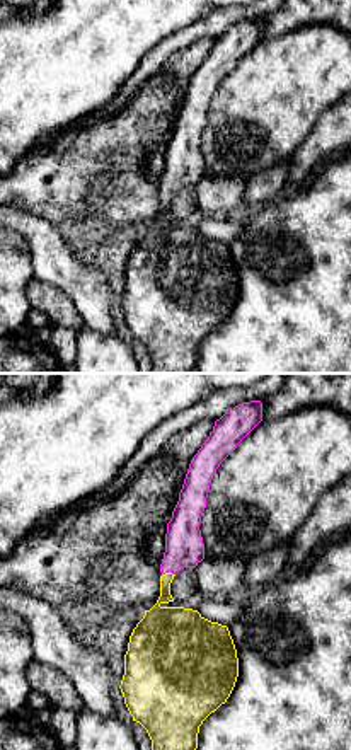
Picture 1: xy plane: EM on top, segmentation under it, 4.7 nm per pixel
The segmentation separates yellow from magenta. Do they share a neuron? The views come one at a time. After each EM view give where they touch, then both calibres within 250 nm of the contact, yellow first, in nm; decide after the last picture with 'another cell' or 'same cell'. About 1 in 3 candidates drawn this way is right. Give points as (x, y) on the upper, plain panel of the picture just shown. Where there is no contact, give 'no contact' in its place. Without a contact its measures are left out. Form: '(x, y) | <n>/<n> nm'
(167, 191) | 190/180 nm

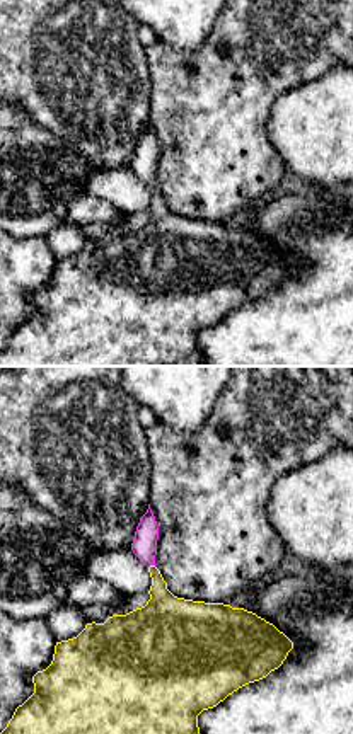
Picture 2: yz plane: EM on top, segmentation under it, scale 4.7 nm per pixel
(150, 184) | 220/120 nm

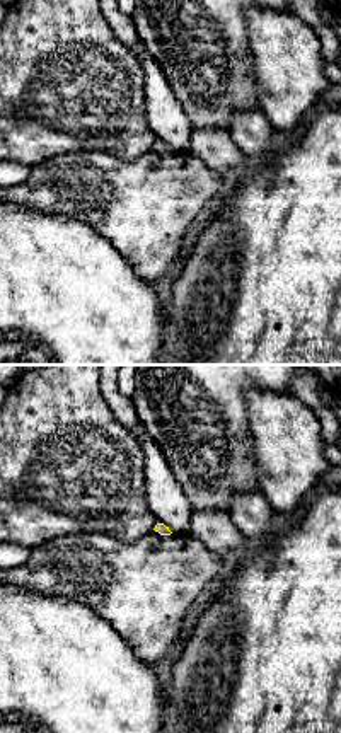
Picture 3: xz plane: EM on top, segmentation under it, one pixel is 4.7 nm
no contact

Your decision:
same cell

